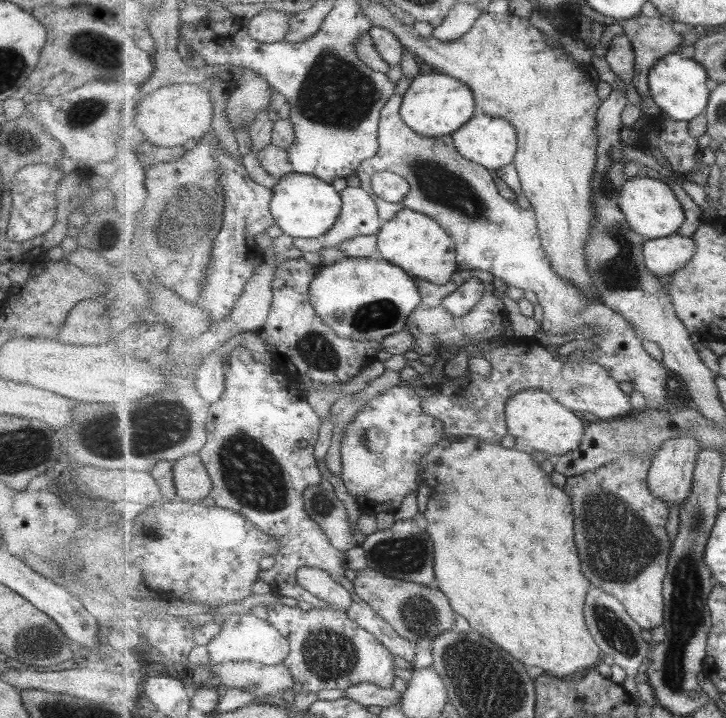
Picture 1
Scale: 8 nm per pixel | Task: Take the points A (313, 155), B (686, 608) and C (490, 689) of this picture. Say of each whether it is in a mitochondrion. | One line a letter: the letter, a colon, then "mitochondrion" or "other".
A: other
B: mitochondrion
C: mitochondrion

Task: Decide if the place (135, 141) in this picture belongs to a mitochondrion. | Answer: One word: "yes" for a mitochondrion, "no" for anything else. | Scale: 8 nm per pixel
no

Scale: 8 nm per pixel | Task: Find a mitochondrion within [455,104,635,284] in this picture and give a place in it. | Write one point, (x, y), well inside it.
(606, 187)

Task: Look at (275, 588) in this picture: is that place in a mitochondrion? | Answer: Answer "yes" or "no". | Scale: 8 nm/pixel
no

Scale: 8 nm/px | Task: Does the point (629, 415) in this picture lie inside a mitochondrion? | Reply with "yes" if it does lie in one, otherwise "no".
no

